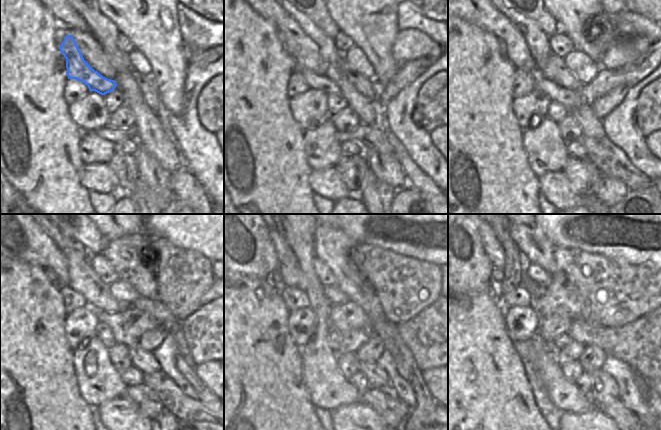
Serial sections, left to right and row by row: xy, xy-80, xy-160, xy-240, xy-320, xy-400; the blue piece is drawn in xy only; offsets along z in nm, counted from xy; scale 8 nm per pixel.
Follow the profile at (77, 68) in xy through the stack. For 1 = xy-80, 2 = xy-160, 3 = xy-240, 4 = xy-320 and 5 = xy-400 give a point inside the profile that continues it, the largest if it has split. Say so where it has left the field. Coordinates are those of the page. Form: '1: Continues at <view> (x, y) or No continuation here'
1: Continues at xy-80 (320, 82)
2: Continues at xy-160 (572, 99)
3: Continues at xy-240 (124, 325)
4: Continues at xy-320 (352, 339)
5: Continues at xy-400 (572, 352)

